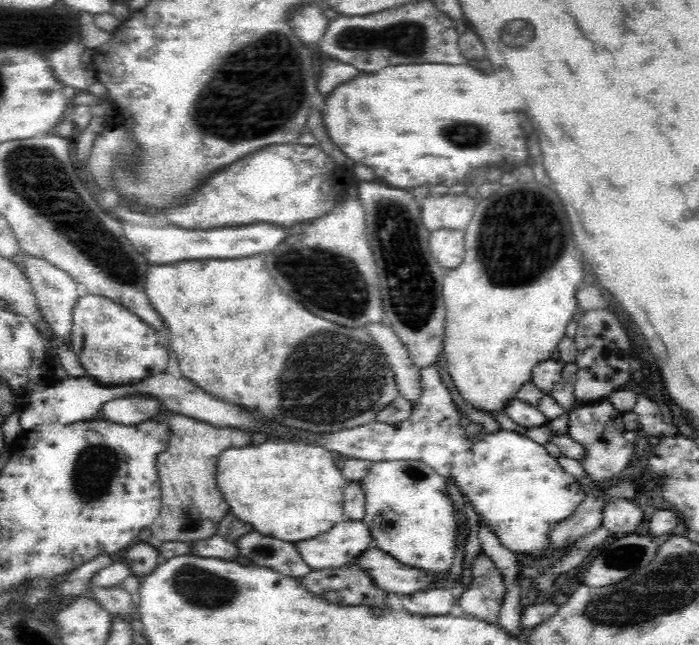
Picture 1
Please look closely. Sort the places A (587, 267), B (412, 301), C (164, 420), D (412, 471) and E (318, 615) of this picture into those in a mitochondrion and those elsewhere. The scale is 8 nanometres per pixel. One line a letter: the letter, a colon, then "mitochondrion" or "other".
A: other
B: mitochondrion
C: other
D: mitochondrion
E: other

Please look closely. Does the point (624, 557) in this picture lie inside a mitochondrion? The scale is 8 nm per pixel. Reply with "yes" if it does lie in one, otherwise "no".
yes

